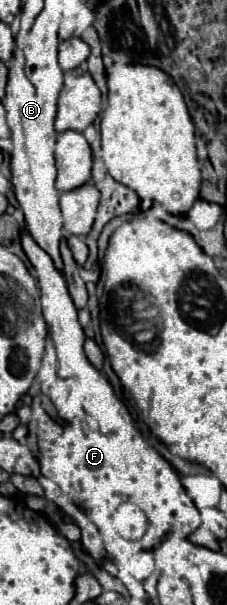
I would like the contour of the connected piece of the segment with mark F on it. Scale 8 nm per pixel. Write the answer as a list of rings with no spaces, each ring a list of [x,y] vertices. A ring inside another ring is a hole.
[[[25,231],[21,235],[21,245],[39,281],[43,317],[49,331],[39,369],[41,393],[51,399],[57,415],[67,421],[67,425],[61,427],[45,413],[41,401],[33,401],[33,415],[27,427],[35,457],[41,465],[38,481],[47,504],[52,501],[56,506],[53,501],[67,495],[85,511],[91,511],[91,499],[113,499],[113,507],[123,503],[123,499],[135,503],[149,519],[141,549],[151,549],[161,543],[171,527],[184,527],[183,535],[193,533],[201,525],[201,515],[189,499],[179,473],[141,437],[127,407],[115,397],[111,383],[85,357],[85,333],[77,321],[77,307],[69,297],[63,273],[53,267],[53,259]]]

